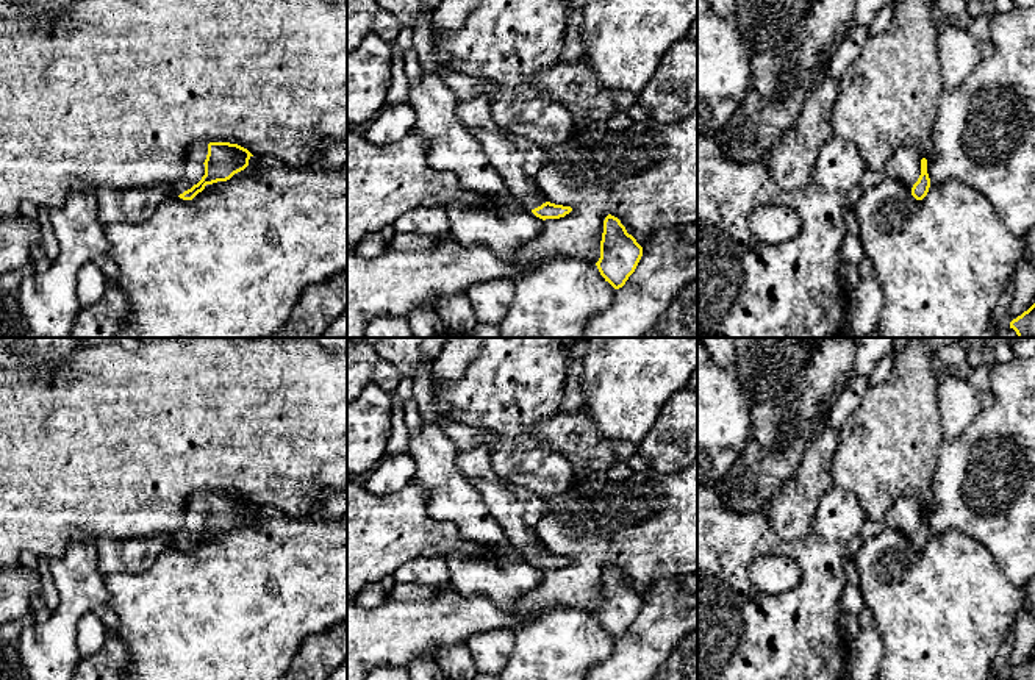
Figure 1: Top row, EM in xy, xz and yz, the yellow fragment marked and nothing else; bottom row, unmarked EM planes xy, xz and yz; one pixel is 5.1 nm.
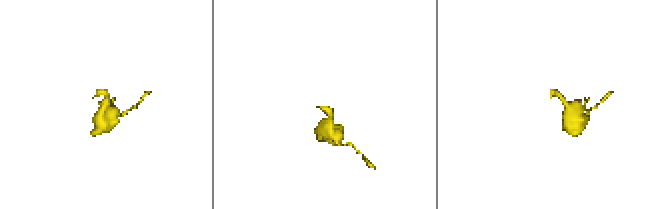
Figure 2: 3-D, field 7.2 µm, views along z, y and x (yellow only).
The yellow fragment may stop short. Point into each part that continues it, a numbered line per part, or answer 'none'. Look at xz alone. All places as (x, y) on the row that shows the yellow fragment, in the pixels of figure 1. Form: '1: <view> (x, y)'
1: xz (516, 160)

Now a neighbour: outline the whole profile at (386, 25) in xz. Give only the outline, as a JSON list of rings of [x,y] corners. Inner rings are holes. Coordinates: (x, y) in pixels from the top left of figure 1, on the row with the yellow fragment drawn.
[[[380,9],[375,22],[374,22],[374,33],[381,38],[385,42],[392,45],[402,31],[403,23],[389,11]]]

